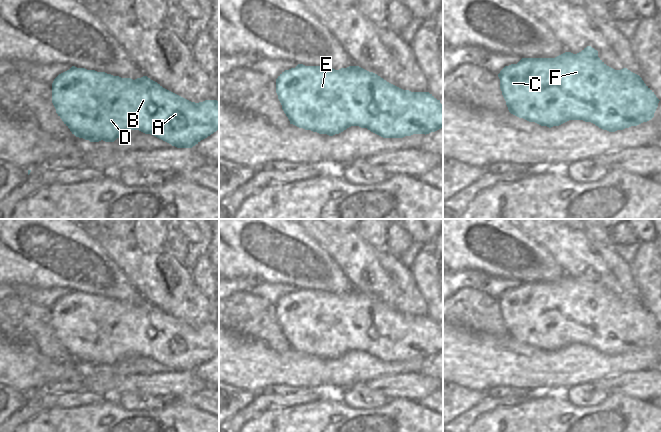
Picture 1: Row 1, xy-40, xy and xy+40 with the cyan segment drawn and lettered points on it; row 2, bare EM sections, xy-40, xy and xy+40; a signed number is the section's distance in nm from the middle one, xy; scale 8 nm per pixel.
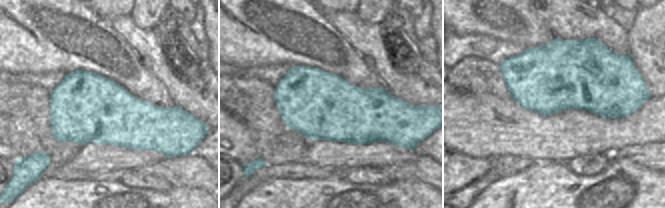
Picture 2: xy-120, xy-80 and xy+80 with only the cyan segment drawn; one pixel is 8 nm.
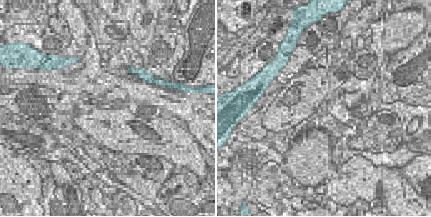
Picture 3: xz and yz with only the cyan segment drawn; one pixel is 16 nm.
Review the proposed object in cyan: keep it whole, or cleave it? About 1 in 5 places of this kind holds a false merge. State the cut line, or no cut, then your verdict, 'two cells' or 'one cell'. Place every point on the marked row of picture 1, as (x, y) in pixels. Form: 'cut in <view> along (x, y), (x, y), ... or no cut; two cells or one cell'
no cut; one cell

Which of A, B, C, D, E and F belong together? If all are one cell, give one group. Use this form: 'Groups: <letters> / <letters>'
Groups: A B C D E F.

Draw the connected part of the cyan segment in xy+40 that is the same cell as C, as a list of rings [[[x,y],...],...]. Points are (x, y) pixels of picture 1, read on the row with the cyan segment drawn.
[[[591,46],[577,54],[565,52],[555,58],[522,58],[517,64],[505,66],[498,77],[509,112],[549,128],[569,120],[583,120],[603,130],[615,132],[651,120],[660,101],[639,75],[627,68],[615,70],[607,66],[598,57],[598,51]]]

